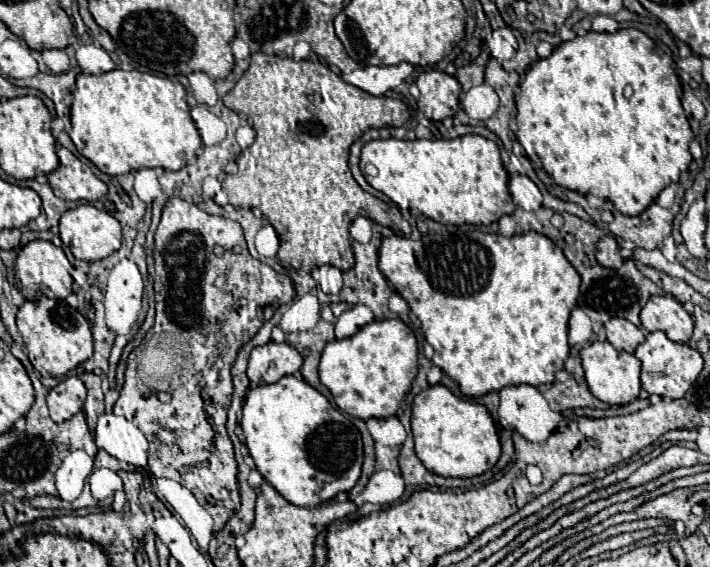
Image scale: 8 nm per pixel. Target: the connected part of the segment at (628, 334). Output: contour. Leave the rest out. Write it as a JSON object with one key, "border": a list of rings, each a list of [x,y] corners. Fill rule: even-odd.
{"border":[[[614,317],[614,319],[610,319],[604,327],[606,327],[606,337],[608,337],[608,341],[610,341],[612,347],[618,349],[618,351],[634,353],[636,347],[644,341],[642,331],[640,331],[636,325],[632,325],[628,319]]]}

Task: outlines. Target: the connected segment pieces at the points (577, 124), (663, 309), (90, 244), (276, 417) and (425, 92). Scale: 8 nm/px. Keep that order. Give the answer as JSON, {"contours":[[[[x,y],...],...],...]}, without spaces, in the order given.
{"contours":[[[[620,29],[616,33],[596,33],[596,31],[588,31],[582,37],[576,37],[572,41],[566,41],[562,45],[558,45],[554,49],[554,53],[546,59],[538,59],[524,75],[520,87],[518,87],[518,95],[516,95],[516,107],[518,107],[518,115],[516,115],[516,137],[524,148],[527,157],[535,164],[535,159],[540,159],[544,171],[554,179],[554,183],[558,183],[564,189],[572,189],[578,191],[582,195],[596,195],[602,197],[606,201],[610,201],[620,213],[628,215],[628,217],[636,217],[640,215],[648,205],[652,205],[652,201],[656,201],[658,193],[668,187],[670,183],[678,183],[680,173],[688,169],[692,155],[690,155],[690,141],[694,139],[694,133],[690,129],[690,123],[684,115],[684,109],[681,104],[681,83],[679,78],[674,75],[672,69],[672,55],[668,53],[668,49],[658,49],[654,45],[654,41],[650,37],[646,37],[642,31],[638,29]]],[[[672,295],[650,297],[640,311],[640,321],[644,329],[664,331],[676,343],[688,343],[694,329],[692,315]]],[[[82,203],[76,209],[70,209],[62,215],[60,239],[62,239],[64,247],[68,247],[76,259],[100,261],[100,259],[104,259],[104,257],[108,257],[120,249],[122,231],[120,231],[120,223],[110,213],[100,211],[90,203]]],[[[286,375],[278,383],[252,387],[242,407],[240,425],[244,431],[248,453],[254,459],[260,475],[286,501],[298,507],[316,507],[322,501],[330,501],[336,493],[350,491],[360,477],[360,467],[364,459],[360,431],[350,425],[340,411],[332,409],[332,405],[322,393],[318,393],[314,387],[310,387],[304,379],[296,375]]],[[[430,69],[418,75],[416,85],[420,89],[418,107],[430,121],[442,121],[454,117],[458,111],[458,97],[462,93],[456,77]]]]}

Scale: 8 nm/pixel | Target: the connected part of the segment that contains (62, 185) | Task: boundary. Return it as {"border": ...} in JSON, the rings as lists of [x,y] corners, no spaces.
{"border":[[[56,147],[60,167],[48,175],[48,183],[52,191],[66,201],[98,201],[108,189],[106,185],[92,173],[88,165],[84,165],[76,155],[72,155],[64,147]]]}

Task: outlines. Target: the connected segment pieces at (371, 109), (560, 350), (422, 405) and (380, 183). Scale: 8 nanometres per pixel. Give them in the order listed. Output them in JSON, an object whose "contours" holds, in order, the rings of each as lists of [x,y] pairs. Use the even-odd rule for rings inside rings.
{"contours":[[[[254,53],[248,71],[224,97],[224,105],[248,117],[248,123],[256,131],[256,141],[246,151],[240,153],[236,161],[238,171],[234,175],[224,177],[222,189],[228,193],[228,196],[221,189],[214,200],[222,207],[232,203],[234,207],[260,209],[280,237],[280,251],[276,257],[280,259],[282,265],[294,269],[314,269],[324,263],[324,265],[334,265],[340,271],[352,269],[354,254],[351,240],[348,239],[348,225],[358,215],[368,217],[374,223],[380,223],[394,231],[402,231],[404,217],[400,209],[386,203],[386,211],[384,211],[384,201],[366,193],[348,171],[350,145],[366,129],[402,127],[408,121],[410,117],[408,107],[400,99],[368,95],[366,91],[346,83],[340,75],[332,73],[328,65],[320,61],[318,63],[294,61],[294,59],[278,59],[276,55],[266,55],[266,53]]],[[[466,231],[466,233],[448,233],[448,235],[426,235],[420,241],[412,241],[410,237],[402,235],[390,235],[384,237],[378,249],[378,265],[384,277],[394,285],[394,291],[408,303],[410,311],[420,319],[422,331],[426,341],[434,349],[432,363],[442,369],[452,381],[458,383],[462,395],[466,397],[482,397],[490,391],[500,391],[506,385],[550,385],[554,381],[554,373],[558,373],[564,365],[564,359],[568,357],[568,317],[570,311],[576,305],[578,291],[580,291],[580,275],[576,269],[570,265],[570,261],[564,257],[562,249],[554,245],[546,235],[540,235],[536,231],[524,233],[524,235],[514,235],[514,237],[502,237],[502,235],[484,235],[480,231]]],[[[444,385],[420,391],[412,401],[412,435],[416,457],[424,467],[442,477],[474,477],[490,471],[500,457],[496,421],[484,405],[456,397]]],[[[464,135],[458,139],[376,139],[362,147],[360,169],[366,181],[390,197],[402,211],[416,209],[442,225],[490,225],[502,215],[512,215],[516,205],[508,191],[508,173],[502,165],[498,145],[480,135]]]]}

